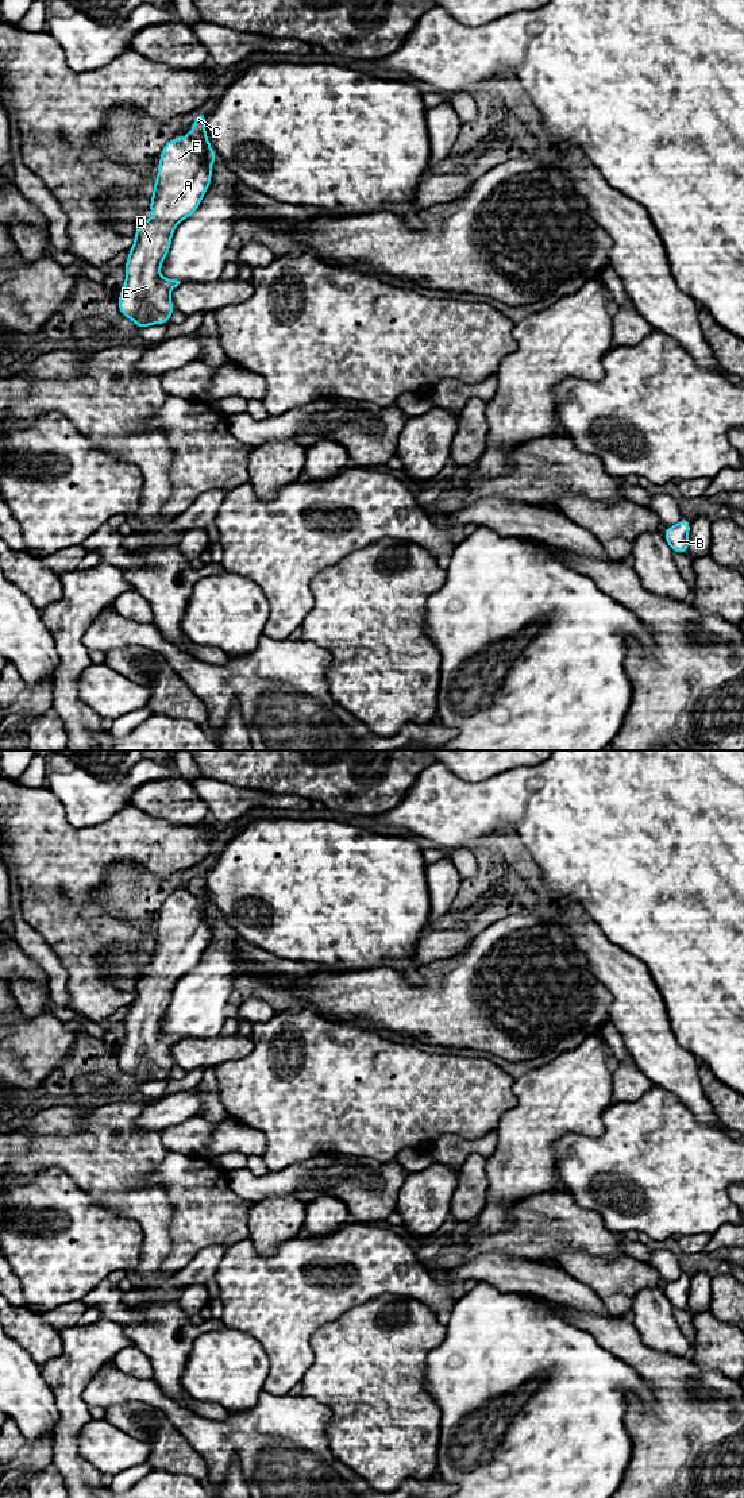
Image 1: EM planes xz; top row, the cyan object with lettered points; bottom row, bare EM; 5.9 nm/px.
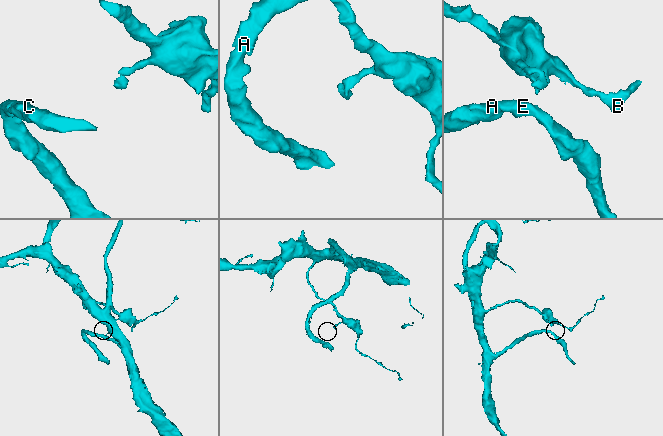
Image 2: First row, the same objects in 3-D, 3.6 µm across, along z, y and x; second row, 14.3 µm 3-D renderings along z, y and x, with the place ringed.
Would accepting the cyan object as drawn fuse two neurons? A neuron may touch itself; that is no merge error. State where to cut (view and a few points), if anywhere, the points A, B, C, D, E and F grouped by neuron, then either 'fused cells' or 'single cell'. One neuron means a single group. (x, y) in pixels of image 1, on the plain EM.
no cut | A B C D E F | single cell

